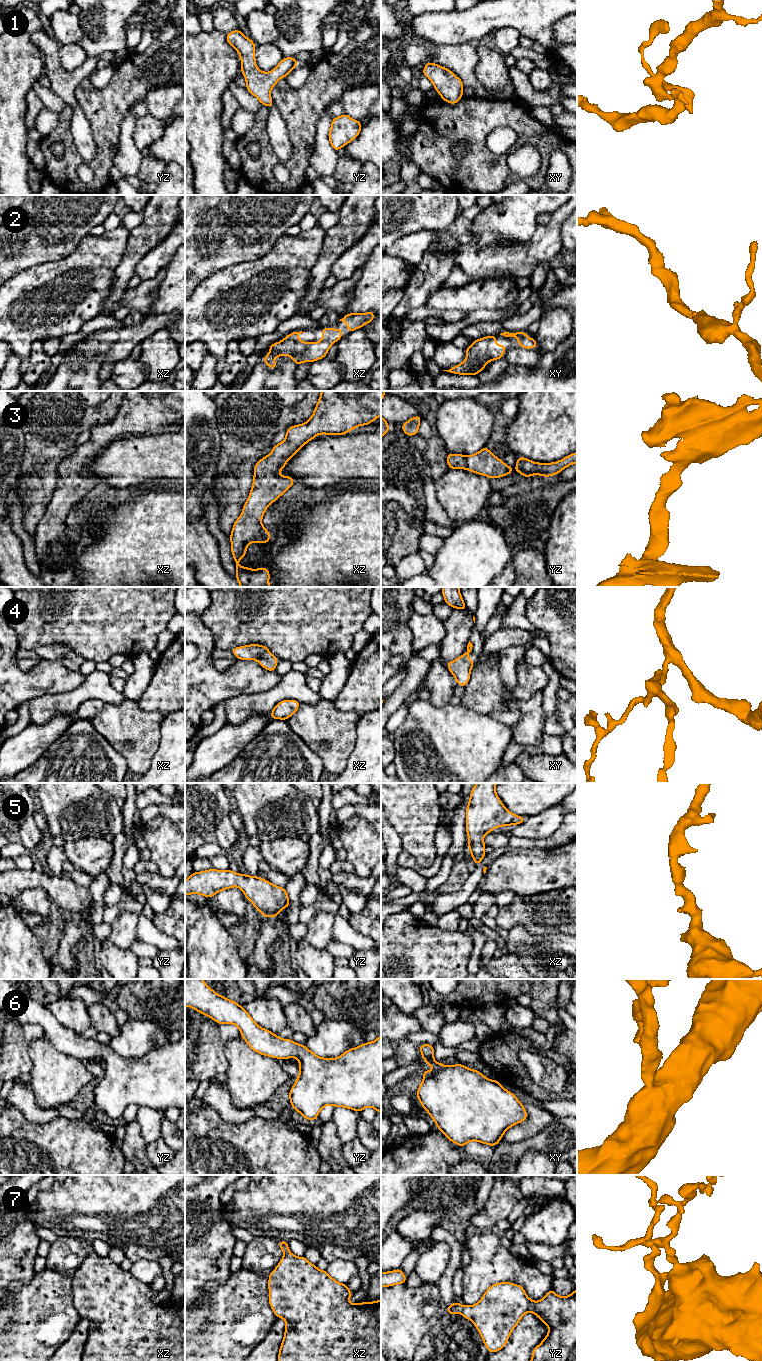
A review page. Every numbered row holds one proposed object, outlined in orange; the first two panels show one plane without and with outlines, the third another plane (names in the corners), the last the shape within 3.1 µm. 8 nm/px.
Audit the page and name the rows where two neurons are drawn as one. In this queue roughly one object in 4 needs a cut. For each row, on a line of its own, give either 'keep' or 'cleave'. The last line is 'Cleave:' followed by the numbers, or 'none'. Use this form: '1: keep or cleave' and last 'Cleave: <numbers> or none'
1: keep
2: keep
3: keep
4: keep
5: keep
6: keep
7: keep
Cleave: none

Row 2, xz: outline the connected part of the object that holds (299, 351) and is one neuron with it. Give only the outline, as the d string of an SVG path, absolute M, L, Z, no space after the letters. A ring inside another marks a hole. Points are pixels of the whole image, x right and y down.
M329 327L322 329L322 340L320 342L303 342L298 336L305 332L293 332L275 343L269 345L270 353L264 356L265 364L276 369L277 364L274 362L275 357L287 355L292 358L296 366L302 362L314 362L326 357L328 350L334 342L342 338L342 329L331 329Z

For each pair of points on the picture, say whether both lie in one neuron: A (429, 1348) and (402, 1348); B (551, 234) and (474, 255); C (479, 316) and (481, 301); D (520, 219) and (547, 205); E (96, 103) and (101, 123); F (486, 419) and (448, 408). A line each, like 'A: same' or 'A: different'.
A: different
B: same
C: different
D: same
E: same
F: same

